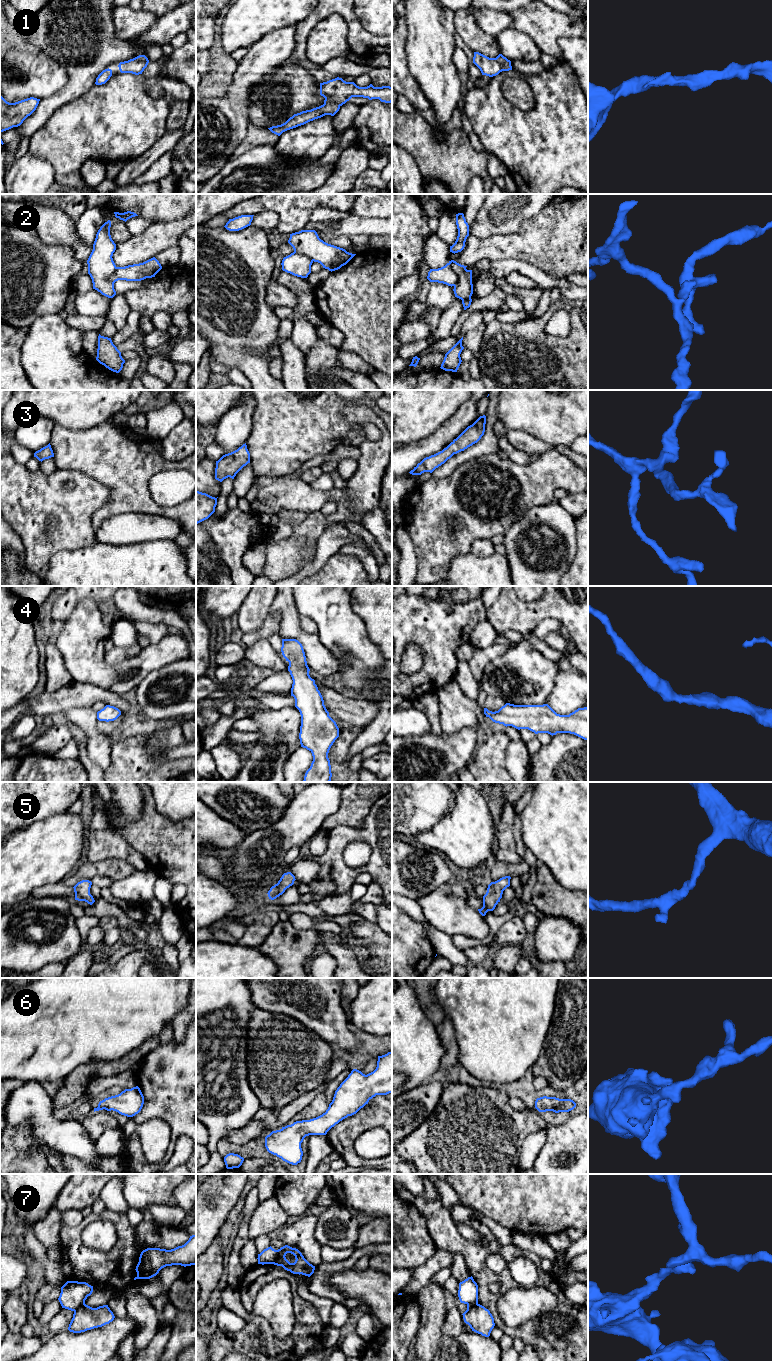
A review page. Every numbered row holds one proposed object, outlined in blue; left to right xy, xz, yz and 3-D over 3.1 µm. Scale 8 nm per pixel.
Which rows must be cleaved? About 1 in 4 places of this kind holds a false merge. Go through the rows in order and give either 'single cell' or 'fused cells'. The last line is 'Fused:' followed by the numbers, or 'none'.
1: single cell
2: single cell
3: single cell
4: single cell
5: single cell
6: single cell
7: fused cells
Fused: 7

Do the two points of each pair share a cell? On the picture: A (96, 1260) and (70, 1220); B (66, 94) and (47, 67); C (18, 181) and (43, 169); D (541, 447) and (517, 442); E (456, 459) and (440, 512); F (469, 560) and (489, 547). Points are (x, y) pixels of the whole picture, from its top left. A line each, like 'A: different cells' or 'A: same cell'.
A: different cells
B: different cells
C: same cell
D: same cell
E: different cells
F: different cells

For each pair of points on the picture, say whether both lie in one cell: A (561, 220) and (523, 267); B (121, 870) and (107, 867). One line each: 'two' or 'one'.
A: two
B: one

